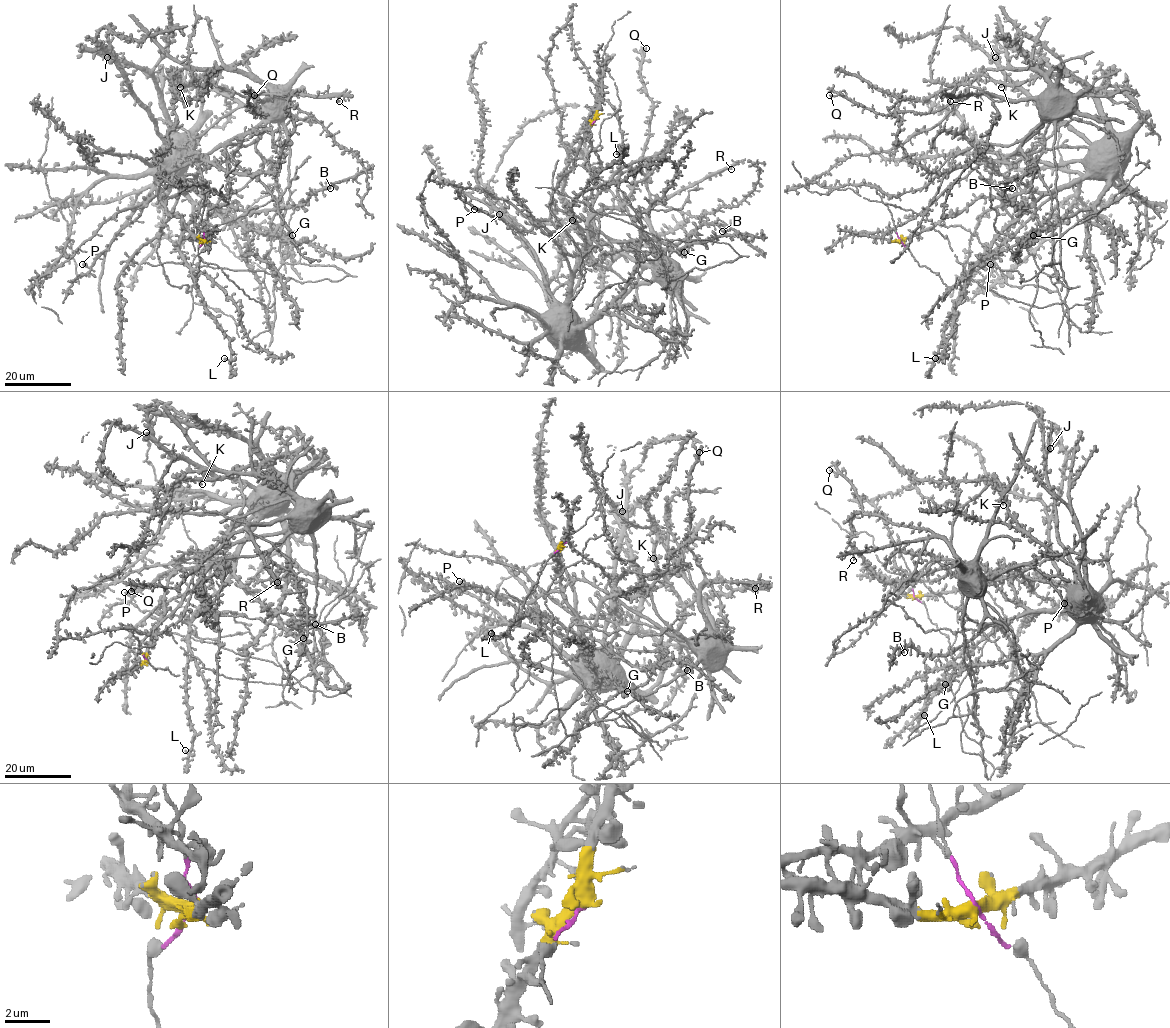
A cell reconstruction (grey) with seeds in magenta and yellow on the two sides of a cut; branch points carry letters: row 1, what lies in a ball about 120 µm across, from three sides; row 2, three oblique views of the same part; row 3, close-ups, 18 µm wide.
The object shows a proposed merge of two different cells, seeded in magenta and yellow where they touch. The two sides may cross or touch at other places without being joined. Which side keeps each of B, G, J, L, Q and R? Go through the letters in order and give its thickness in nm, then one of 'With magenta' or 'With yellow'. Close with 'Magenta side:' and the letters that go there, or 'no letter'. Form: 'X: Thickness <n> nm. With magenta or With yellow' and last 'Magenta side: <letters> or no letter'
B: Thickness 240 nm. With yellow
G: Thickness 400 nm. With yellow
J: Thickness 440 nm. With yellow
L: Thickness 280 nm. With yellow
Q: Thickness 400 nm. With magenta
R: Thickness 320 nm. With magenta
Magenta side: Q, R

